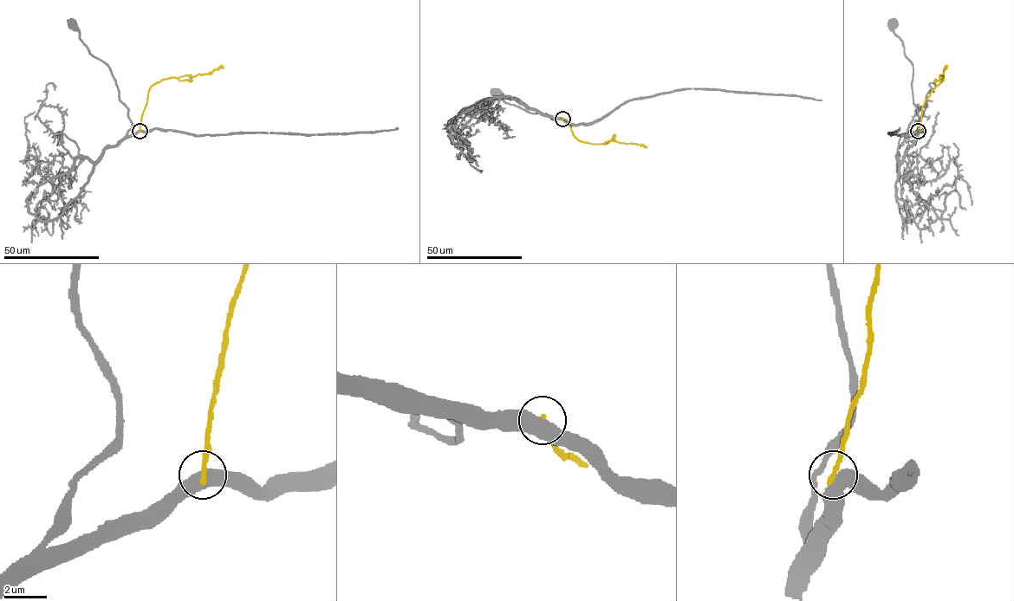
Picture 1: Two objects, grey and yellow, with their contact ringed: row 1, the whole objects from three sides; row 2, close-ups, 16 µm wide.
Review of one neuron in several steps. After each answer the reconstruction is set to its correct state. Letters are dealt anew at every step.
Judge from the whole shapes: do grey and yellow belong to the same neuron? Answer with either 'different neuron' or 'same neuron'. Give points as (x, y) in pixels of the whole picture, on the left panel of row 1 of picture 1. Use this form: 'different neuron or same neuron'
different neuron

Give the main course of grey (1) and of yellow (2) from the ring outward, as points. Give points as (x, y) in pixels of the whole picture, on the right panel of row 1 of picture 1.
1: (918, 130), (919, 121), (913, 103), (912, 63), (905, 54), (903, 42), (893, 30), (893, 24)
2: (918, 130), (925, 100), (944, 78), (939, 75), (946, 68)

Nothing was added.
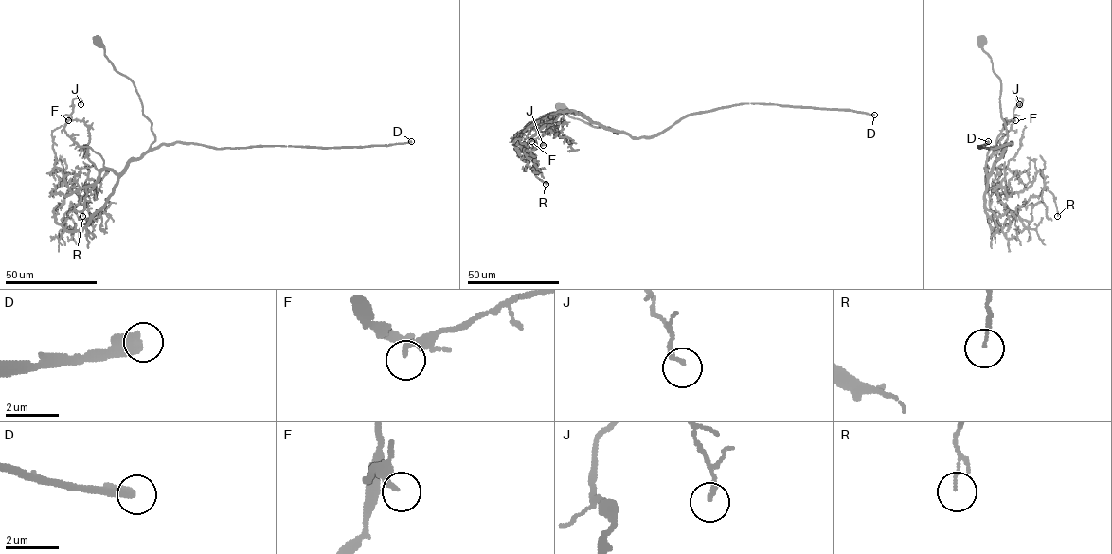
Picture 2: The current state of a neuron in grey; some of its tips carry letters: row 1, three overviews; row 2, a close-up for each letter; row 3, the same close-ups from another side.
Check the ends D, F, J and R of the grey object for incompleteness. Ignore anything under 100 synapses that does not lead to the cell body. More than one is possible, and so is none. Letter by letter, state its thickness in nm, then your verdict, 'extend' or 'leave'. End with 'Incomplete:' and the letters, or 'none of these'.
D: calibre 400 nm; extend
F: calibre 150 nm; leave
J: calibre 150 nm; leave
R: calibre 70 nm; leave
Incomplete: D

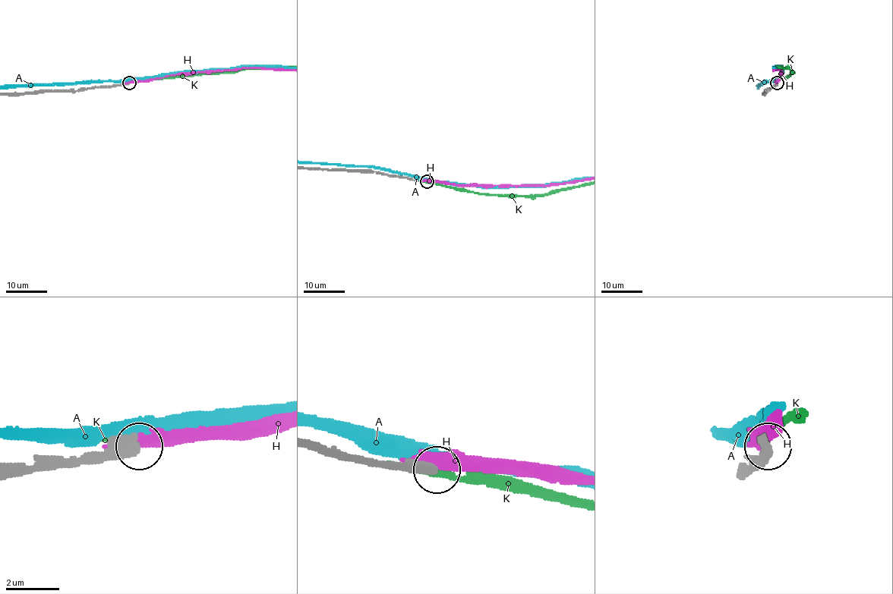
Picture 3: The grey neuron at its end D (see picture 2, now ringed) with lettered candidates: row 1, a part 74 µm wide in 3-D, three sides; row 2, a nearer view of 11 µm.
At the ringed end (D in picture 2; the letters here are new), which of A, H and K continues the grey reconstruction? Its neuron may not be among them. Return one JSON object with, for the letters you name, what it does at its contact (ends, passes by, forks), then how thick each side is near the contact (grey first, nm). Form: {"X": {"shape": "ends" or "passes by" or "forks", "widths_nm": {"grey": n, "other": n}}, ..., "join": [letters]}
{"join": []}

